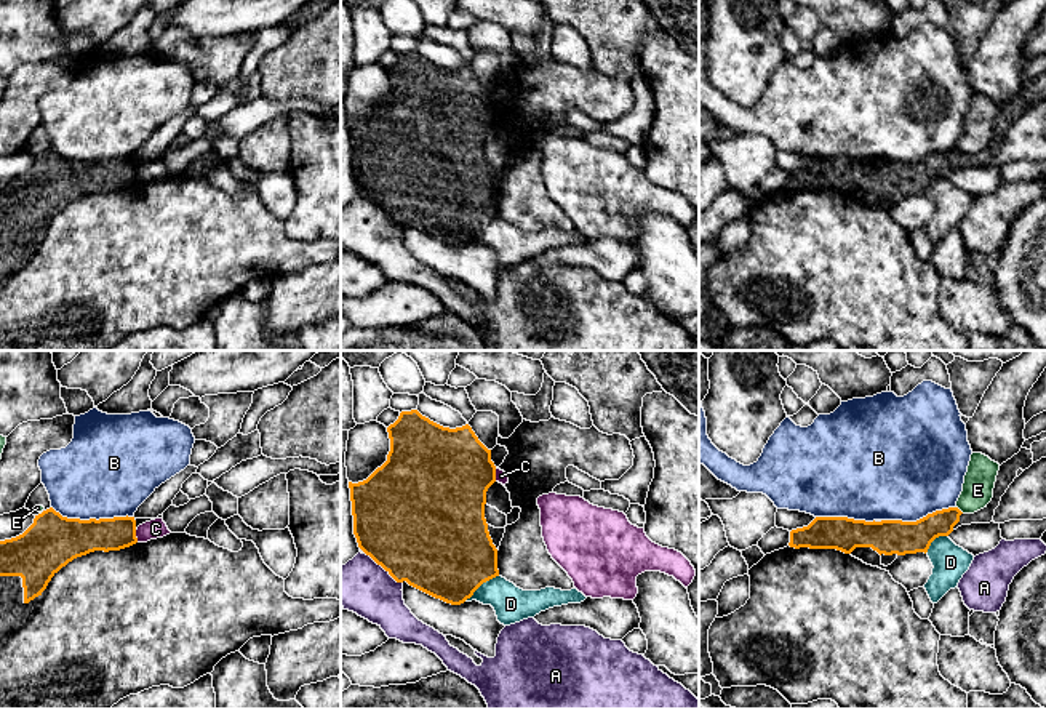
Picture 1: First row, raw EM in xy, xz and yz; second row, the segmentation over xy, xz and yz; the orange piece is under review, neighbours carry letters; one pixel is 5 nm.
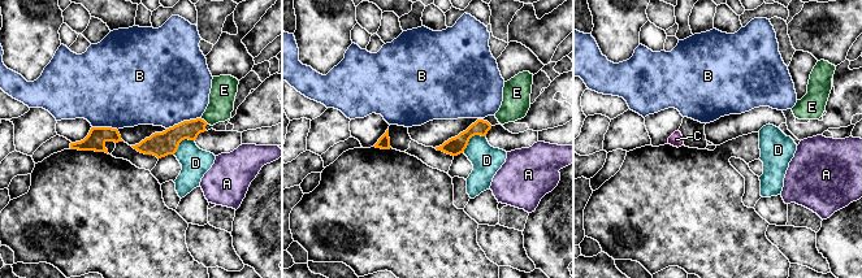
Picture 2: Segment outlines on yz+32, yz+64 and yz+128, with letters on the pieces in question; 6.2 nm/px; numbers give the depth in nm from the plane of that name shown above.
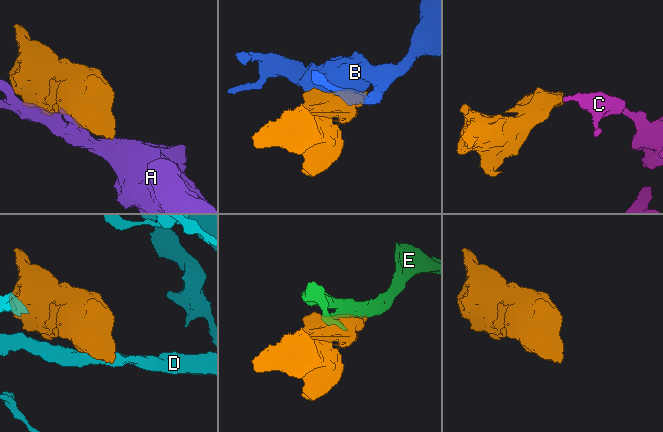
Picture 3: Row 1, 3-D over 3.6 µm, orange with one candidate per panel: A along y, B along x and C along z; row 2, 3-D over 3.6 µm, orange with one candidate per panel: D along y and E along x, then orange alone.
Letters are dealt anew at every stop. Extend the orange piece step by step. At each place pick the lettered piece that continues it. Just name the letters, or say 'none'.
none

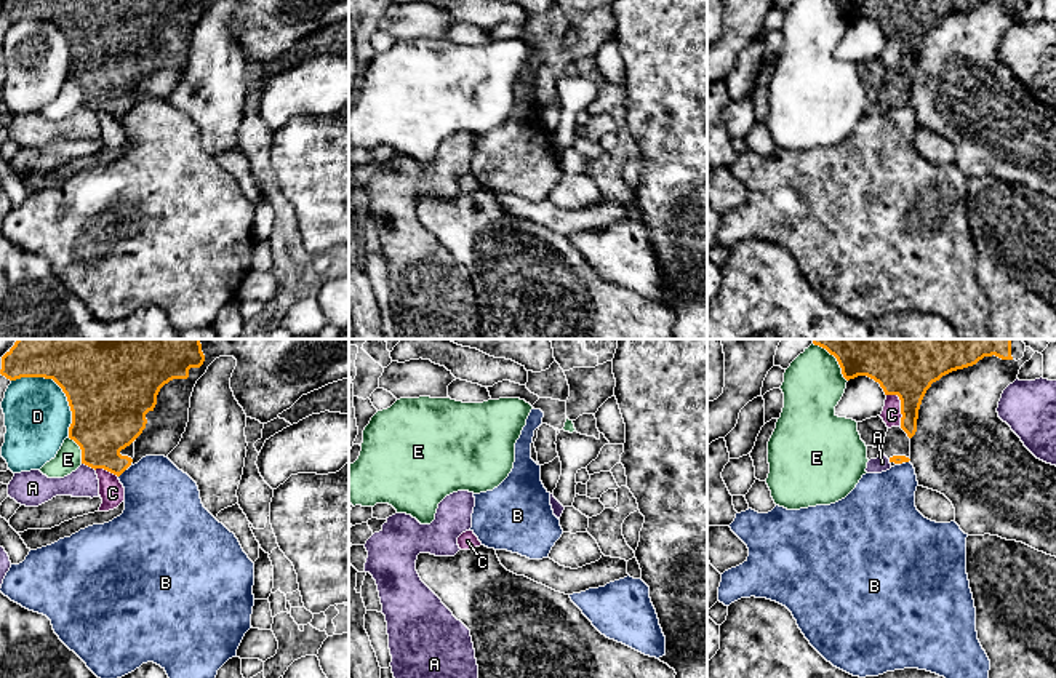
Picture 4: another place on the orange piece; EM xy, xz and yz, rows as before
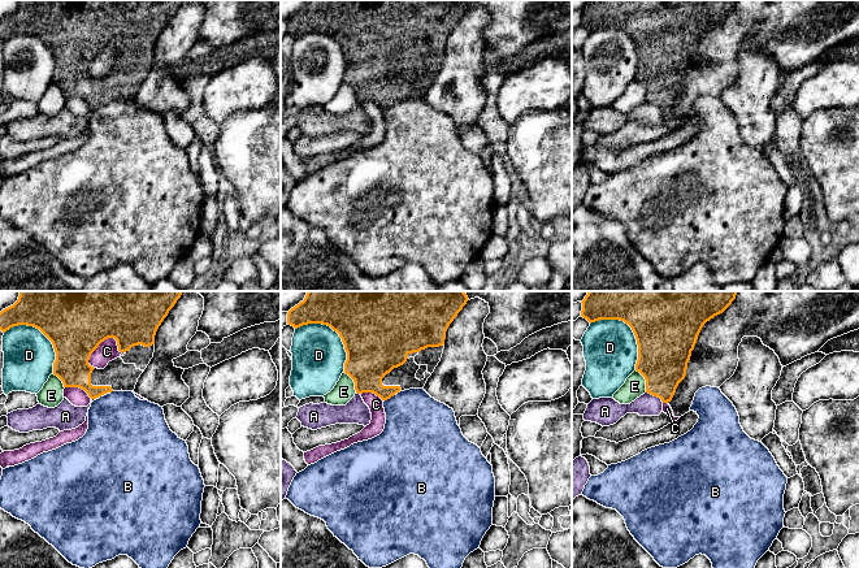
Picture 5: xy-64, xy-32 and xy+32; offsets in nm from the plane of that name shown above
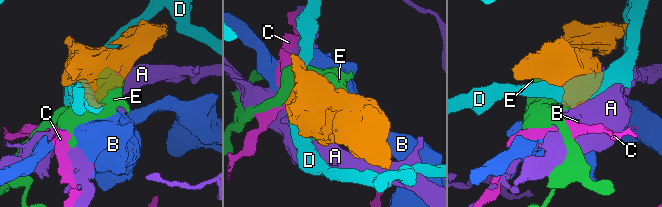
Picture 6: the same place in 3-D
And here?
none

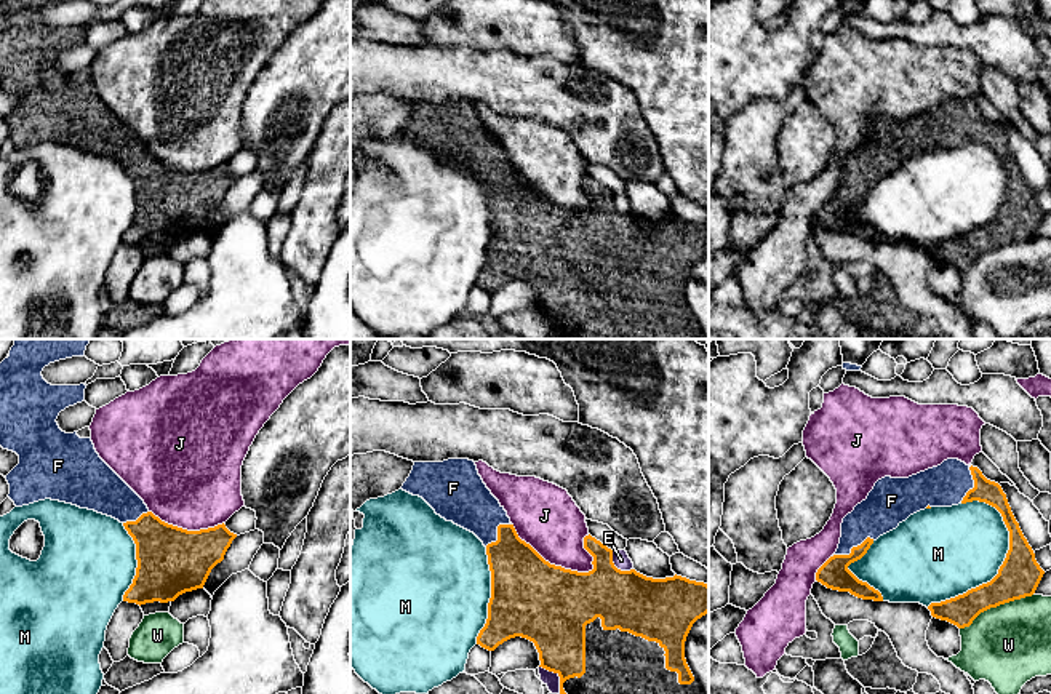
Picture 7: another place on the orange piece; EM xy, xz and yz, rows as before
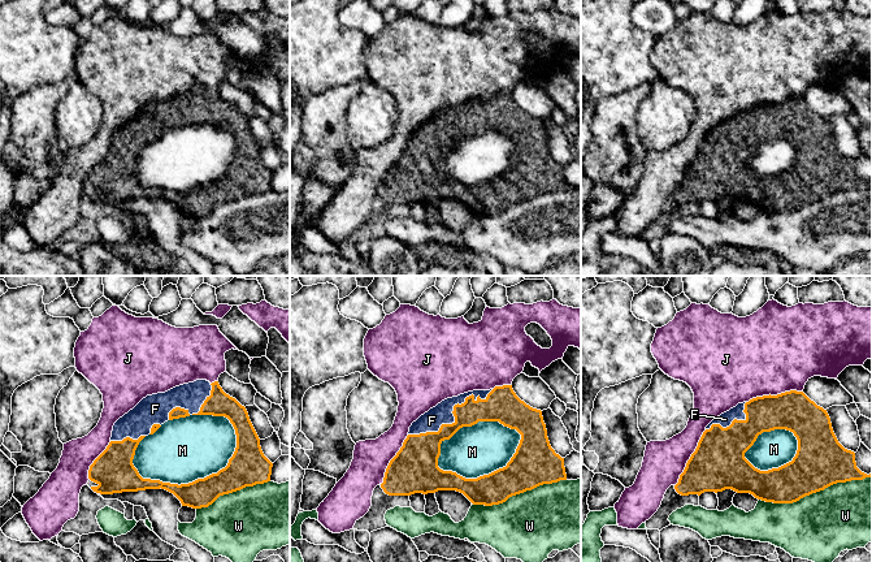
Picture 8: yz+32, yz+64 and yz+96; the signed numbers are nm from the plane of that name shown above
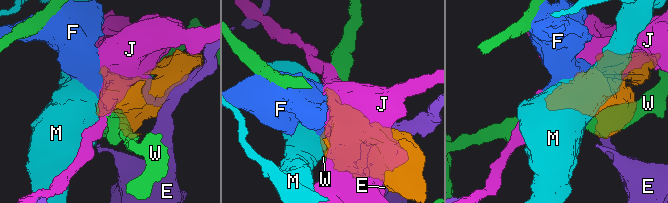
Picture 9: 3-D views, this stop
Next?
F

